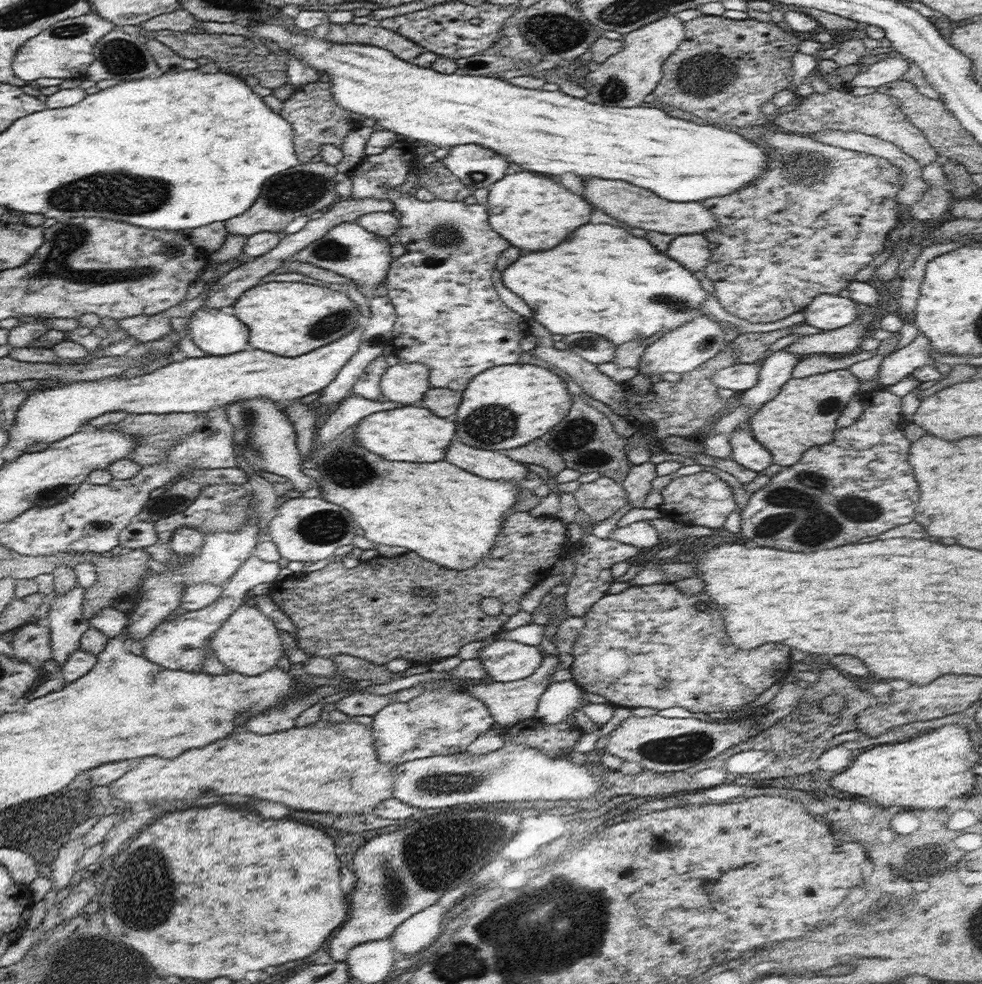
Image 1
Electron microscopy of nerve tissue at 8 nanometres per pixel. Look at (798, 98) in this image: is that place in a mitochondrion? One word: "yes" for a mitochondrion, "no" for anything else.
no

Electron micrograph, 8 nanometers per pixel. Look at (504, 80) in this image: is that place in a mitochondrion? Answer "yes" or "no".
no

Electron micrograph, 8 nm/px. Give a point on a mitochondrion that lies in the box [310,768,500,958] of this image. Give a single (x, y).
(436, 855)

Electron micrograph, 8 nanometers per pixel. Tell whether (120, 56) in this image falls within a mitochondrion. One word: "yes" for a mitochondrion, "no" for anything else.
yes

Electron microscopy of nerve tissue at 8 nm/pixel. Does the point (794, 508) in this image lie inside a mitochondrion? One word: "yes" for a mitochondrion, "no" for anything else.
yes

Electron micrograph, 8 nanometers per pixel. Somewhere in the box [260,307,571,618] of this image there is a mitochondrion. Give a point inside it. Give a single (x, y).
(489, 424)

